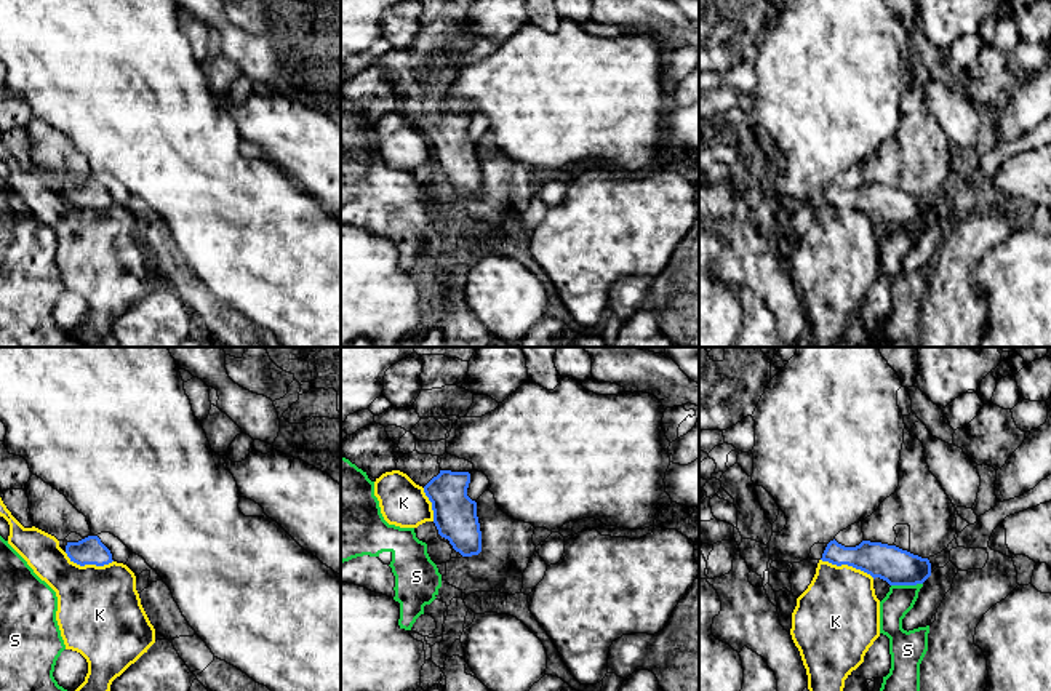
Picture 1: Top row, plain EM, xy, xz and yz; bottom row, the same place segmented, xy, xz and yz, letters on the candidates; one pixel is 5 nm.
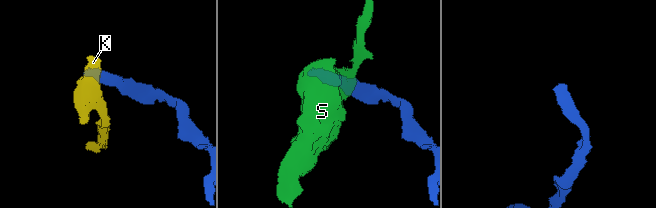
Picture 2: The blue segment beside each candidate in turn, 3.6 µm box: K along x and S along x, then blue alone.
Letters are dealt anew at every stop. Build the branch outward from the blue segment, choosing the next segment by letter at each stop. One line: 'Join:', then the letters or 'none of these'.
Join: none of these

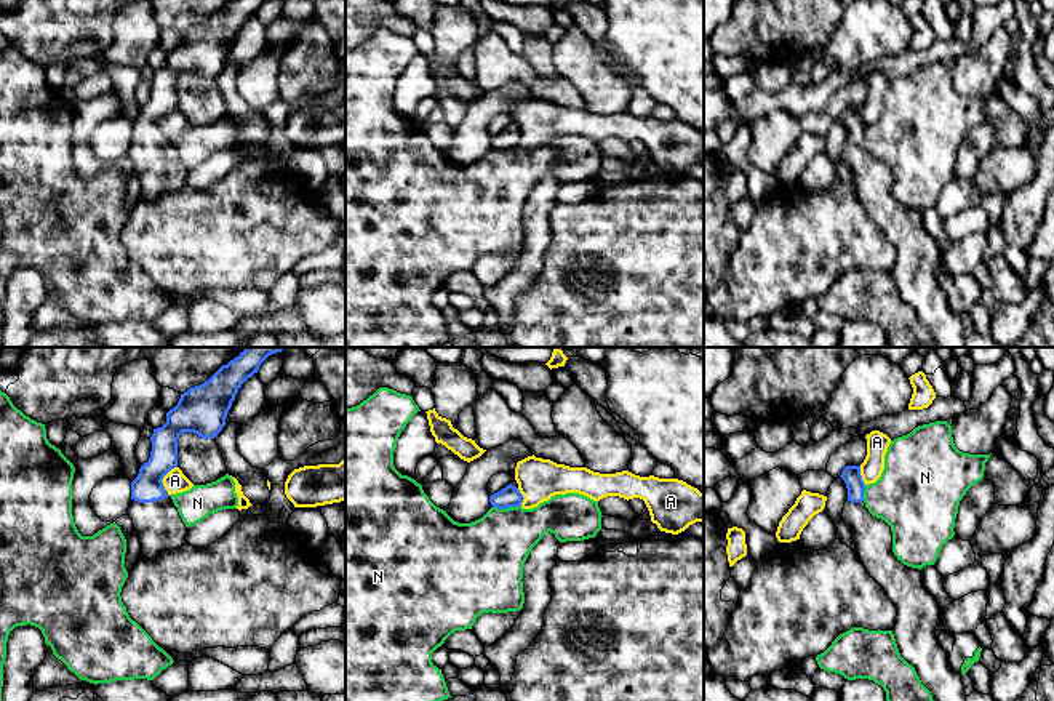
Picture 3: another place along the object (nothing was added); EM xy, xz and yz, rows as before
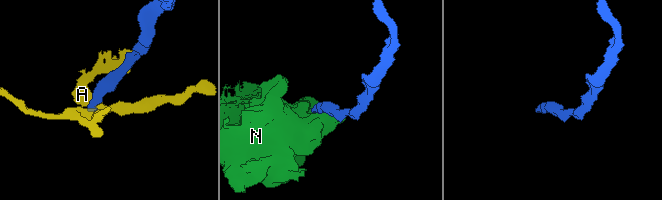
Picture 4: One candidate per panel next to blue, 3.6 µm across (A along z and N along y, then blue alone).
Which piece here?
Join: none of these

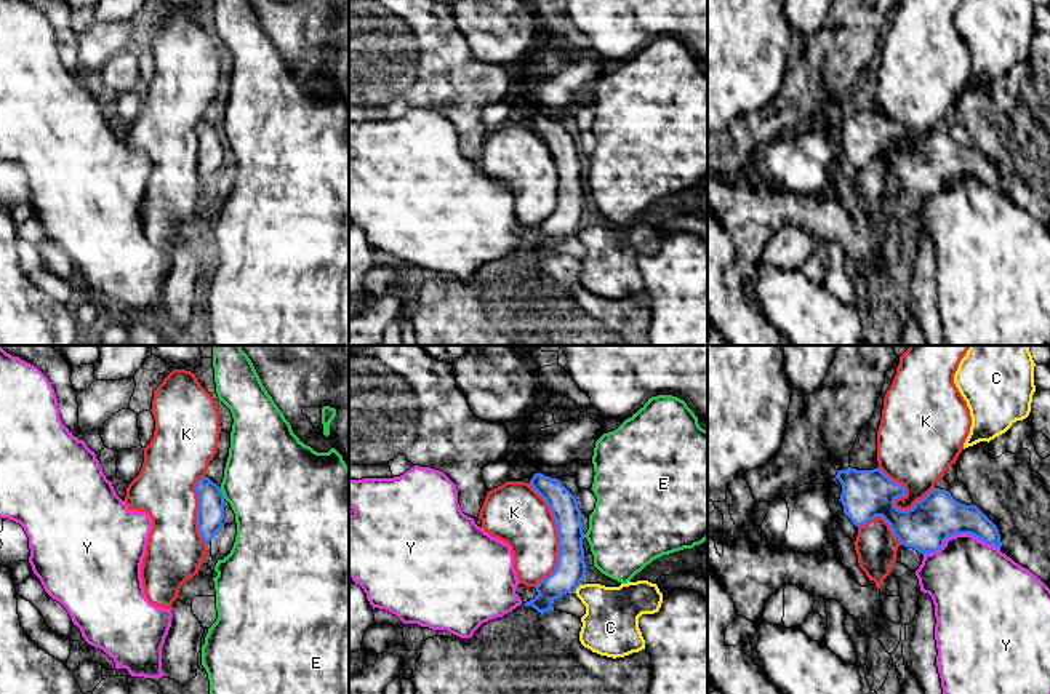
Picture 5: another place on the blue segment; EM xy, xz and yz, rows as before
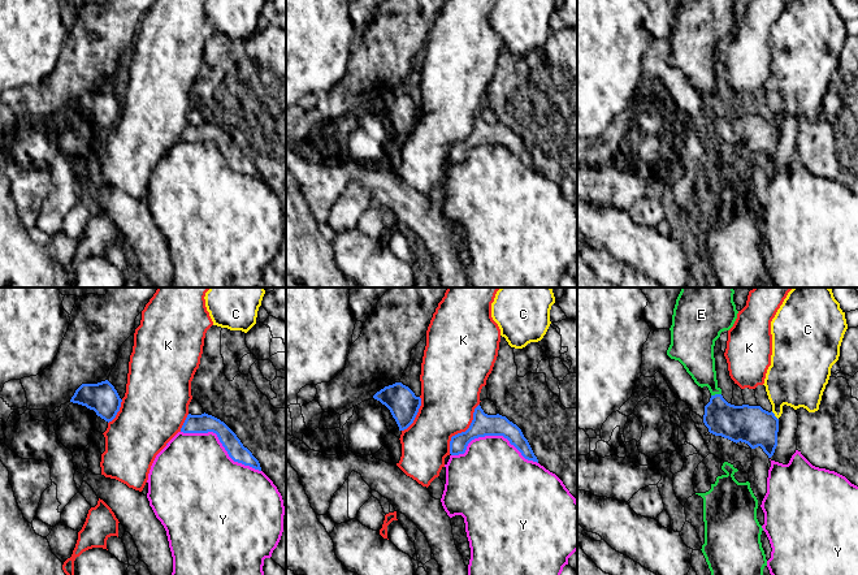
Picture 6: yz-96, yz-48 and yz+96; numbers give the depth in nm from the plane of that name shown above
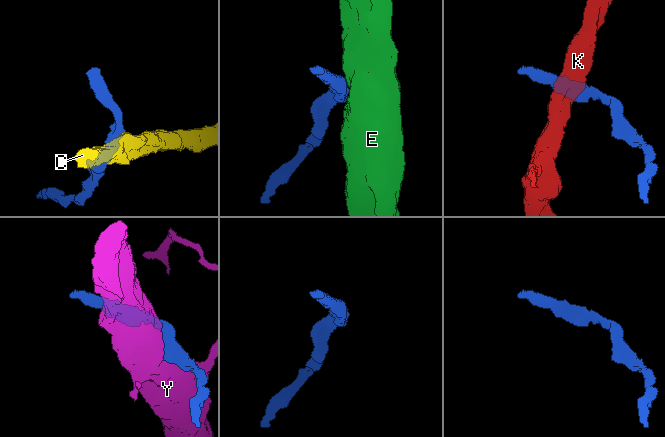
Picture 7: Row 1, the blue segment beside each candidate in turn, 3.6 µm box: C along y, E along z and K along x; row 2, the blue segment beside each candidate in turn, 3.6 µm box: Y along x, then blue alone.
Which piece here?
Join: none of these

